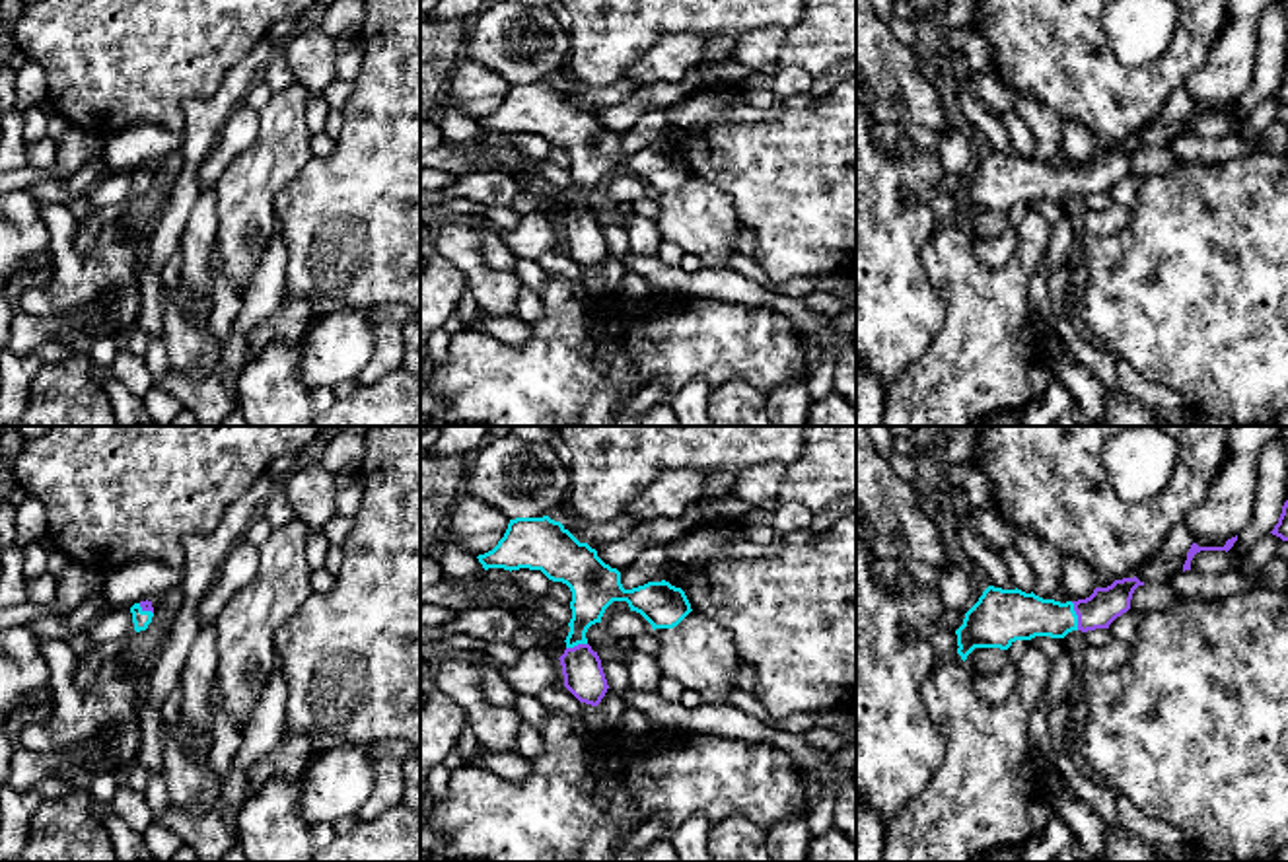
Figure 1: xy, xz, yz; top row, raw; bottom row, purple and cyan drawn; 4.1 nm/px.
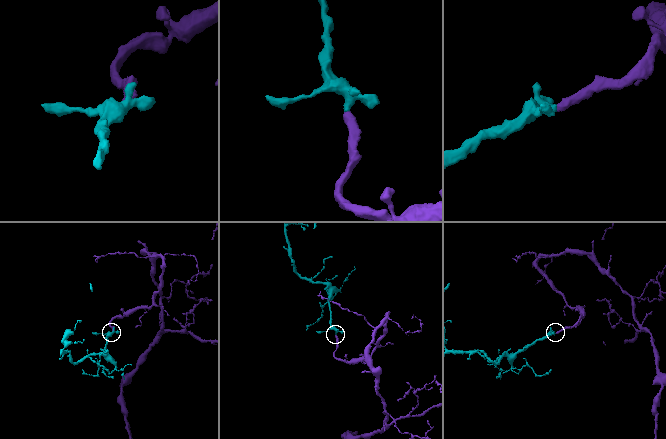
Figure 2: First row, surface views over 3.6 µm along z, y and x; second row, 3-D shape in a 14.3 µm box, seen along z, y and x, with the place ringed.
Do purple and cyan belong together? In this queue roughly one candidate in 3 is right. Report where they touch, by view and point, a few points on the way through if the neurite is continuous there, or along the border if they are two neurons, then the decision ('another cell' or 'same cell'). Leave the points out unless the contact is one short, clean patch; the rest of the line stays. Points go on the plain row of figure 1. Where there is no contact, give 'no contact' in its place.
contact yz (1076, 178); way yz (1104, 170), (1092, 178), (1076, 178), (1016, 179); same cell

